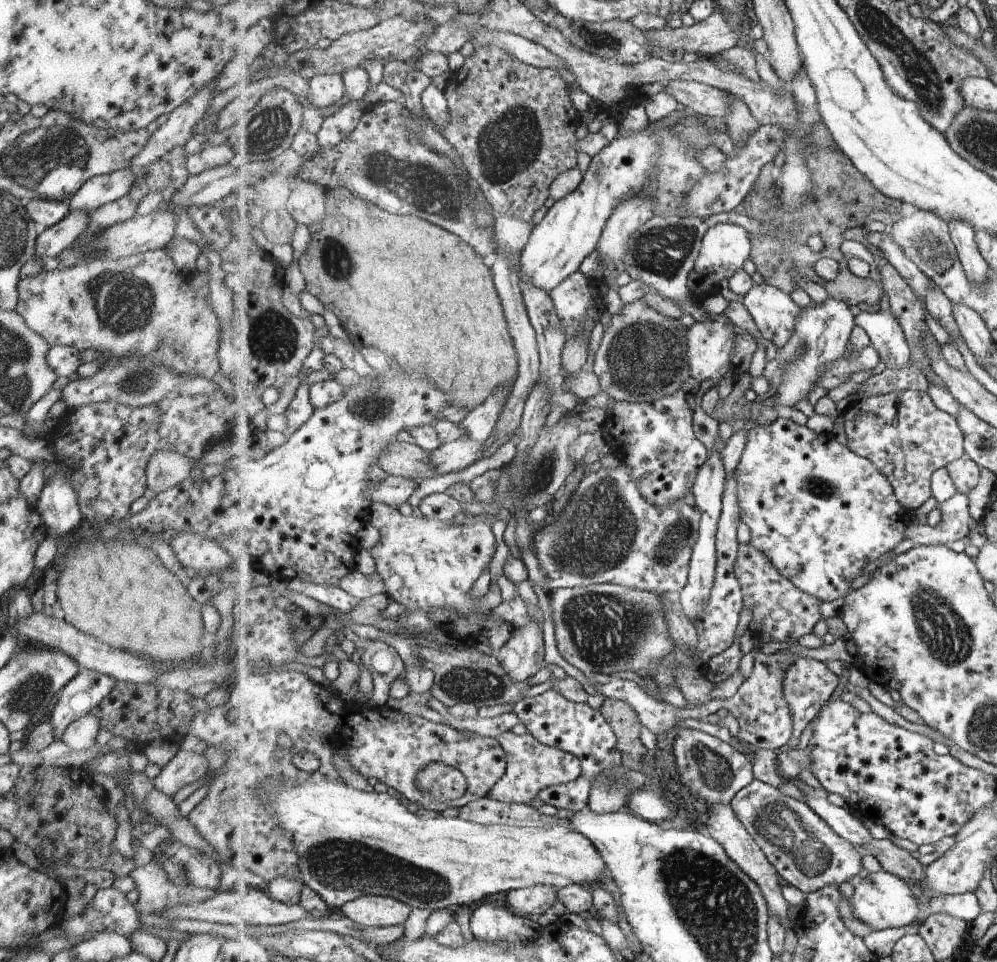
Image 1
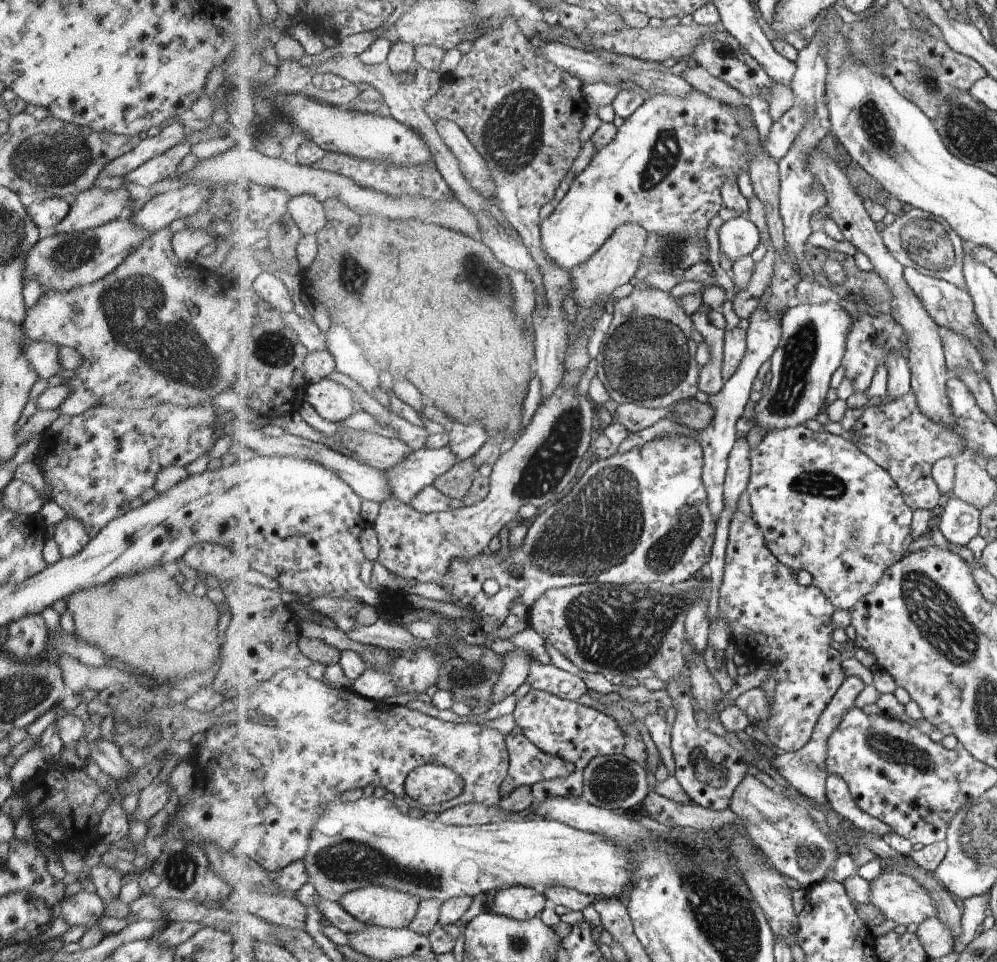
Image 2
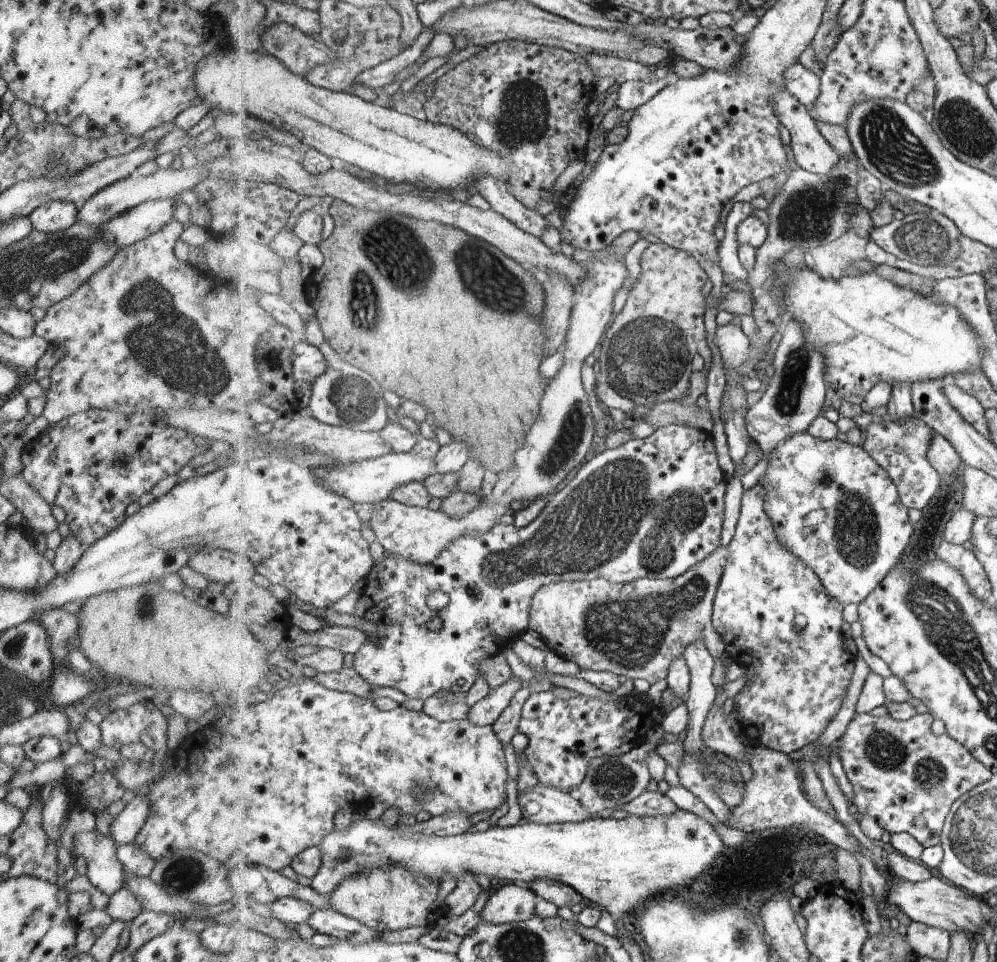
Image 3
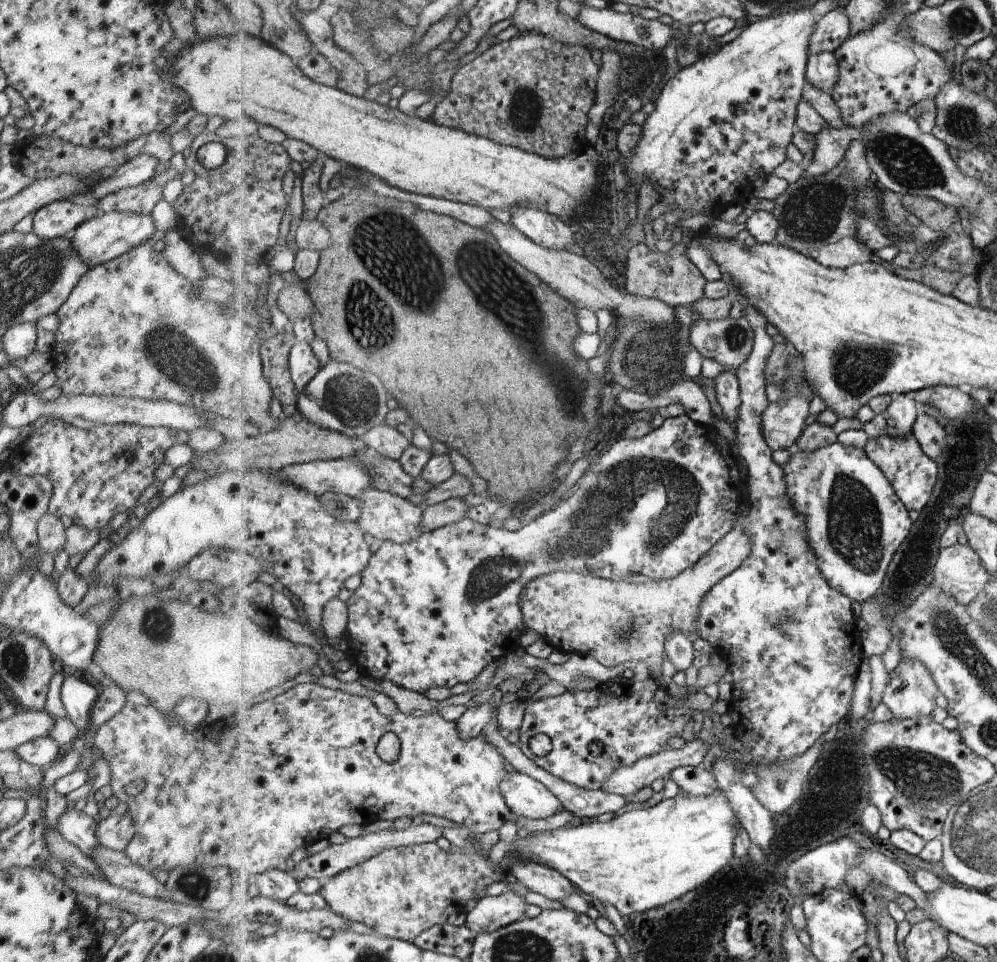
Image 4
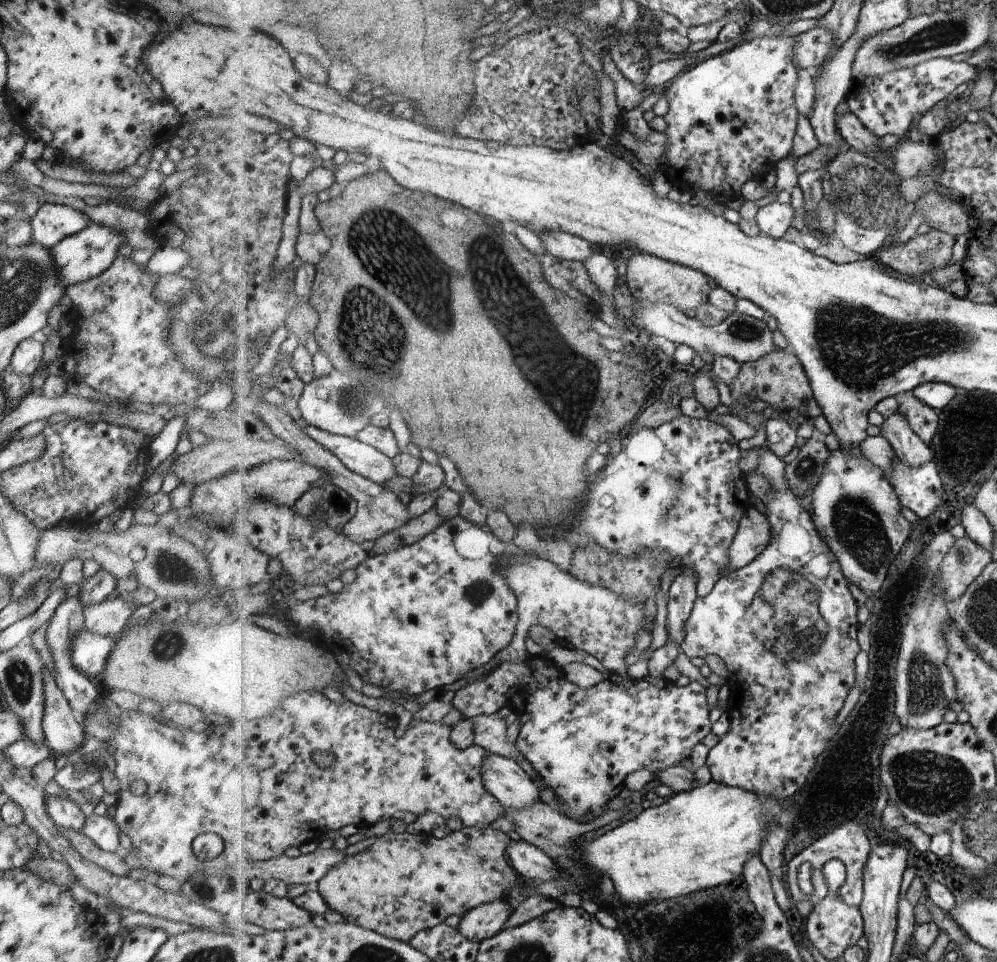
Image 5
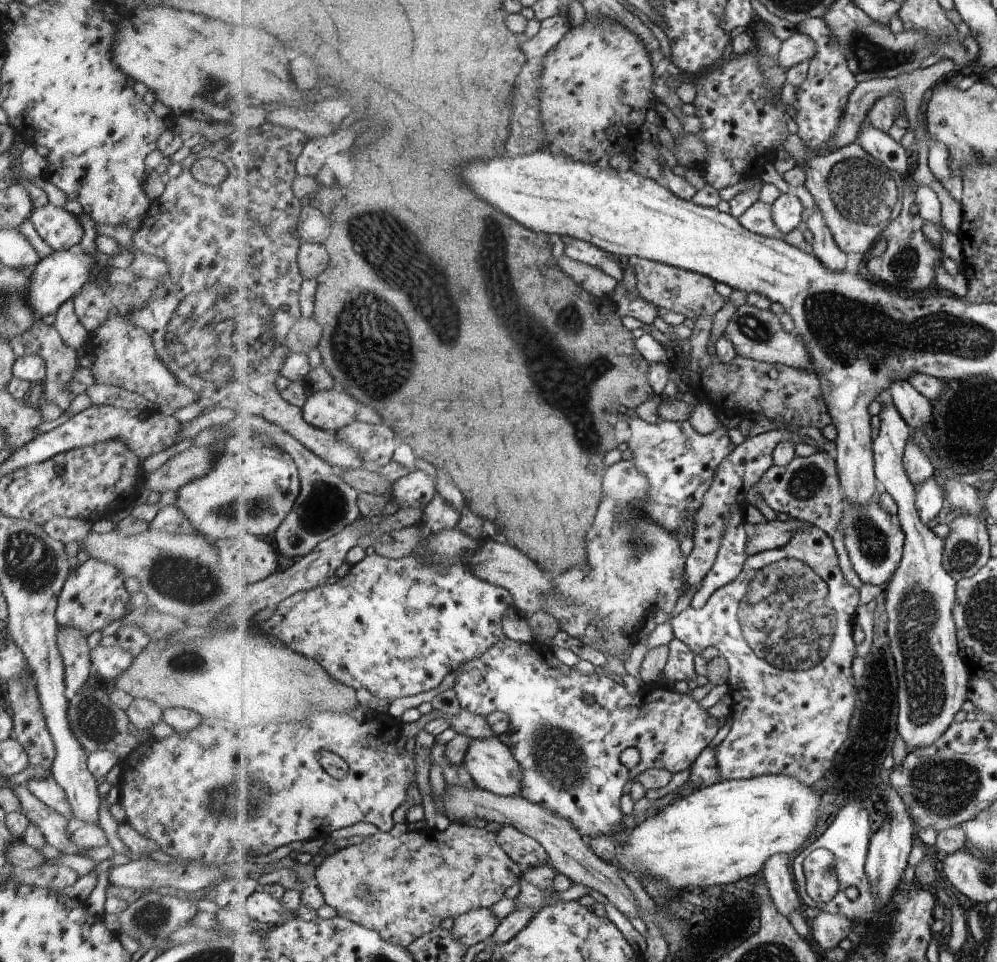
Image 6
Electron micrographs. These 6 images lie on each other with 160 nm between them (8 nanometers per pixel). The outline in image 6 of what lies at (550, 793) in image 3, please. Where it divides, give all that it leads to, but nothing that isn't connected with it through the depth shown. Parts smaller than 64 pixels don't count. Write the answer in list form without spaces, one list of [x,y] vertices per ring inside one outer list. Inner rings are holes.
[[[498,736],[473,739],[465,764],[478,787],[499,796],[517,796],[524,789],[524,769]]]

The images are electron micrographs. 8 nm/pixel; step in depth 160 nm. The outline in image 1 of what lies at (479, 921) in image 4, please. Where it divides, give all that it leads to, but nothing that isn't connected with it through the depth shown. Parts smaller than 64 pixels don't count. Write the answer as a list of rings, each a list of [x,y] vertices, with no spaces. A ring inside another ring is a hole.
[[[544,885],[526,887],[509,893],[506,901],[513,913],[535,919],[539,915],[545,915],[559,901],[558,891]]]

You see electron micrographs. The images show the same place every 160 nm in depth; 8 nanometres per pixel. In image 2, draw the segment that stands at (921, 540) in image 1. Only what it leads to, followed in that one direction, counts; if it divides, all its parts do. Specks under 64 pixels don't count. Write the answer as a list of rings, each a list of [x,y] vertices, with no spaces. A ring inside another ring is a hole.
[[[954,496],[941,514],[939,529],[952,543],[967,546],[980,534],[981,515],[981,509]]]

